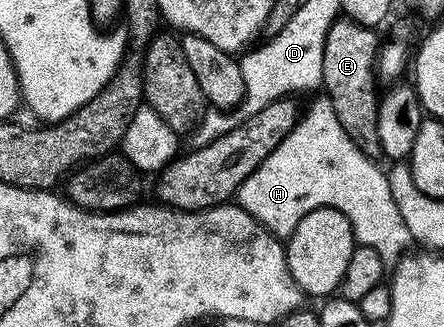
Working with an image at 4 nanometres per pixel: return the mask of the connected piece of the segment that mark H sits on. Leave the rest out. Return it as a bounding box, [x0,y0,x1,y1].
[236,96,412,266]

